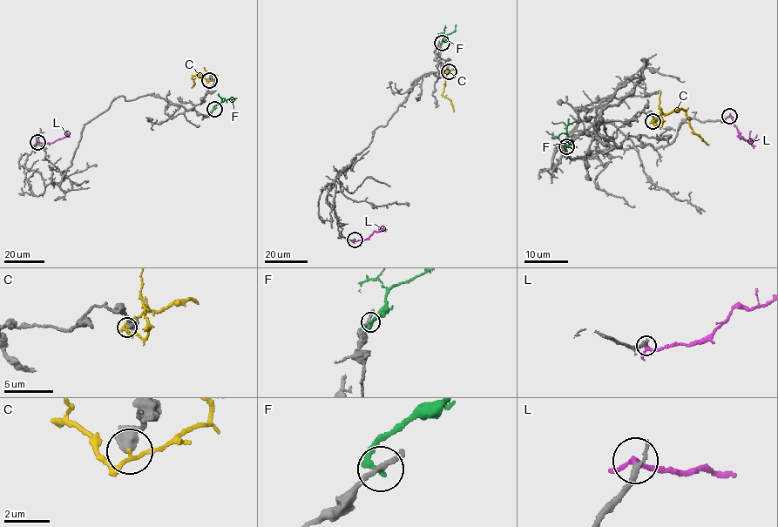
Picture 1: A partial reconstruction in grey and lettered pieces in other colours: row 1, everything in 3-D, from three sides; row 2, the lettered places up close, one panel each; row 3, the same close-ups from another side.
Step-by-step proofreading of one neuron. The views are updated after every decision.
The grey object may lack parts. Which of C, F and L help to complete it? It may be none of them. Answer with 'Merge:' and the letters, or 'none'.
Merge: L

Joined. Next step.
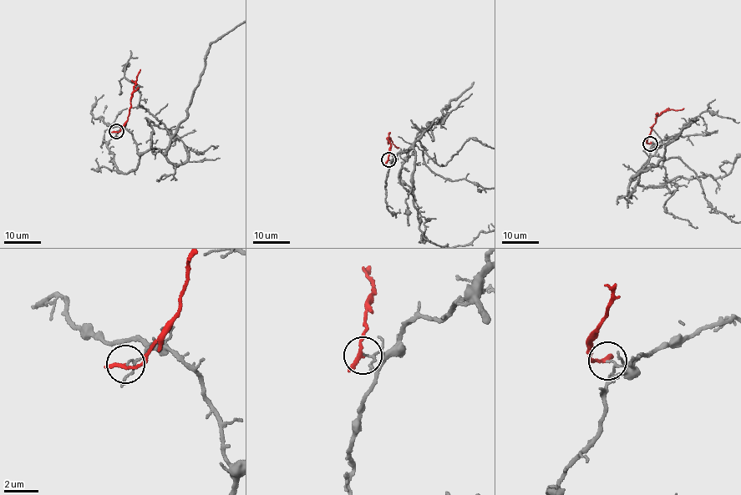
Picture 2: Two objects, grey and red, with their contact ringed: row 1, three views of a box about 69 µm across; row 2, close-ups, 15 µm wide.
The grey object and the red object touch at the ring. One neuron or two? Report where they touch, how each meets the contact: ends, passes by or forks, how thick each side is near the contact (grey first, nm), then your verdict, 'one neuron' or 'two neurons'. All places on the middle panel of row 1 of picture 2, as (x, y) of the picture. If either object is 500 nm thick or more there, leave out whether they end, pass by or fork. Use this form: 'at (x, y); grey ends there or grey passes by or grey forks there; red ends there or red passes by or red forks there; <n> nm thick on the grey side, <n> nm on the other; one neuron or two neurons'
at (388, 159); grey passes by; red ends there; 90 nm thick on the grey side, 280 nm on the other; two neurons

